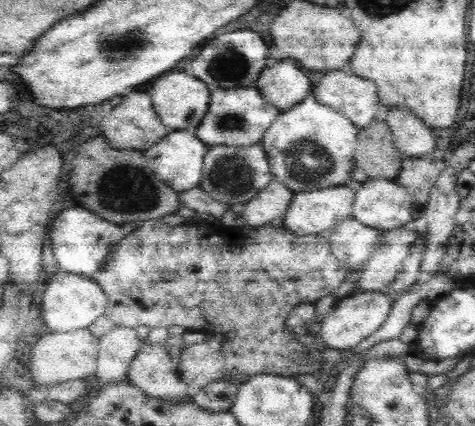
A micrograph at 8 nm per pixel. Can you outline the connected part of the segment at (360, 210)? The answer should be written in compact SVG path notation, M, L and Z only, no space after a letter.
M382 178L369 179L356 190L352 217L382 232L404 227L416 217L404 187Z

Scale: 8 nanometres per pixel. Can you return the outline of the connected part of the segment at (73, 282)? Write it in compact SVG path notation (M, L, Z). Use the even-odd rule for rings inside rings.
M60 272L56 274L42 294L42 320L54 332L70 332L76 328L88 328L96 318L100 318L108 306L108 296L96 282Z

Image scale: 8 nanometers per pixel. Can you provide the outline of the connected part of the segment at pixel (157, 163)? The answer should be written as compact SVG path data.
M192 129L170 131L160 142L156 142L144 151L150 168L156 173L159 180L162 180L169 188L178 193L199 187L202 172L203 160L207 151L205 145Z

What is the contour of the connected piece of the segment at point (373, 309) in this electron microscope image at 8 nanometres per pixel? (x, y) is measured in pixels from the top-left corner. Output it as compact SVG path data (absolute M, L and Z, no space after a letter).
M356 291L336 301L333 311L326 314L322 328L316 338L320 348L350 349L372 336L386 321L392 308L394 298L380 291Z

